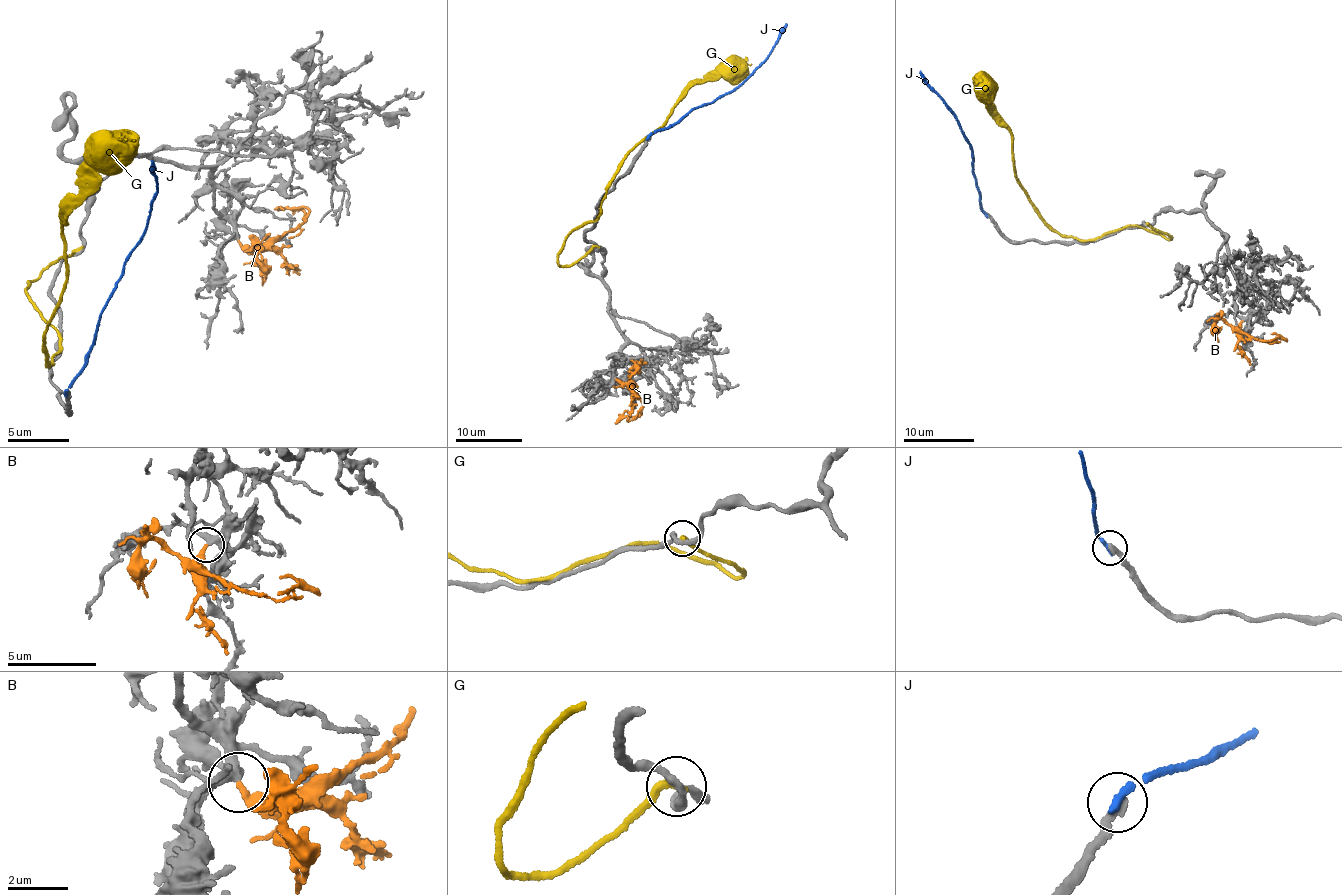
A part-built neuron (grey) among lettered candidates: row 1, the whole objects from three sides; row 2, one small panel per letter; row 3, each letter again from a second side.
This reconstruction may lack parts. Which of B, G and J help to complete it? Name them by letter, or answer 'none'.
B

